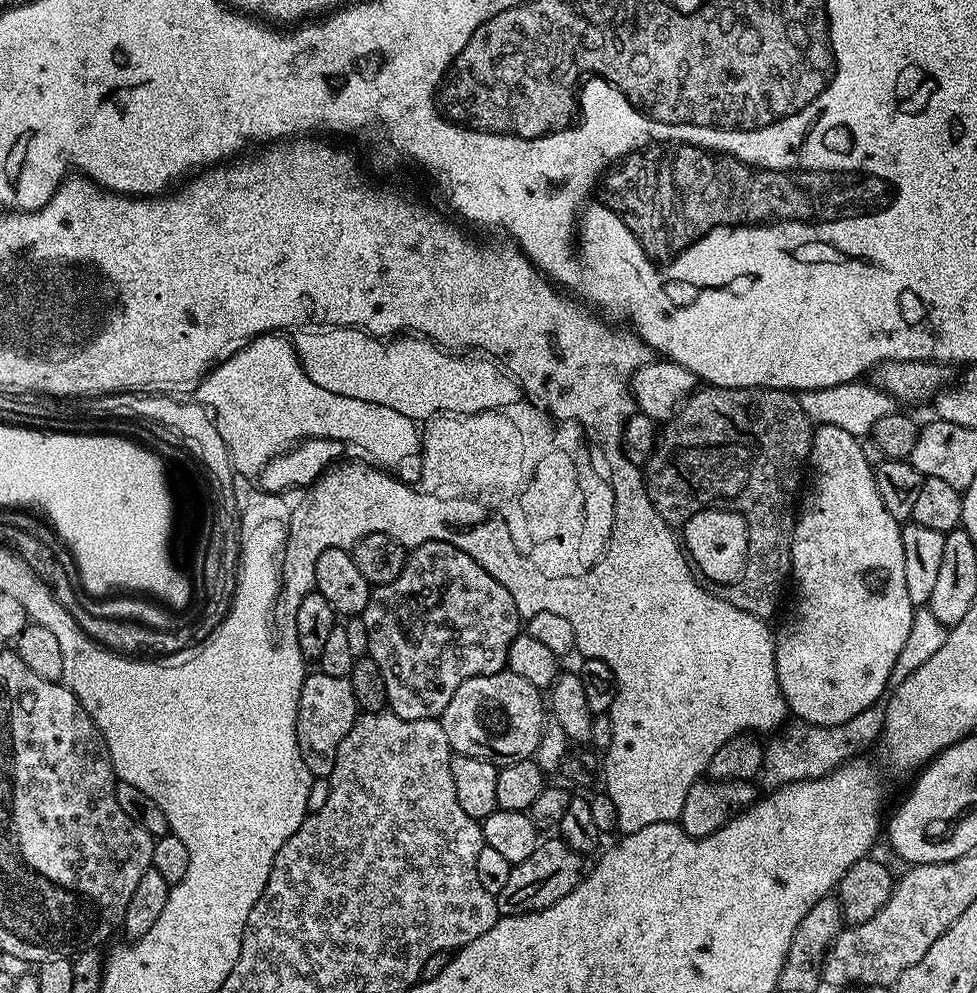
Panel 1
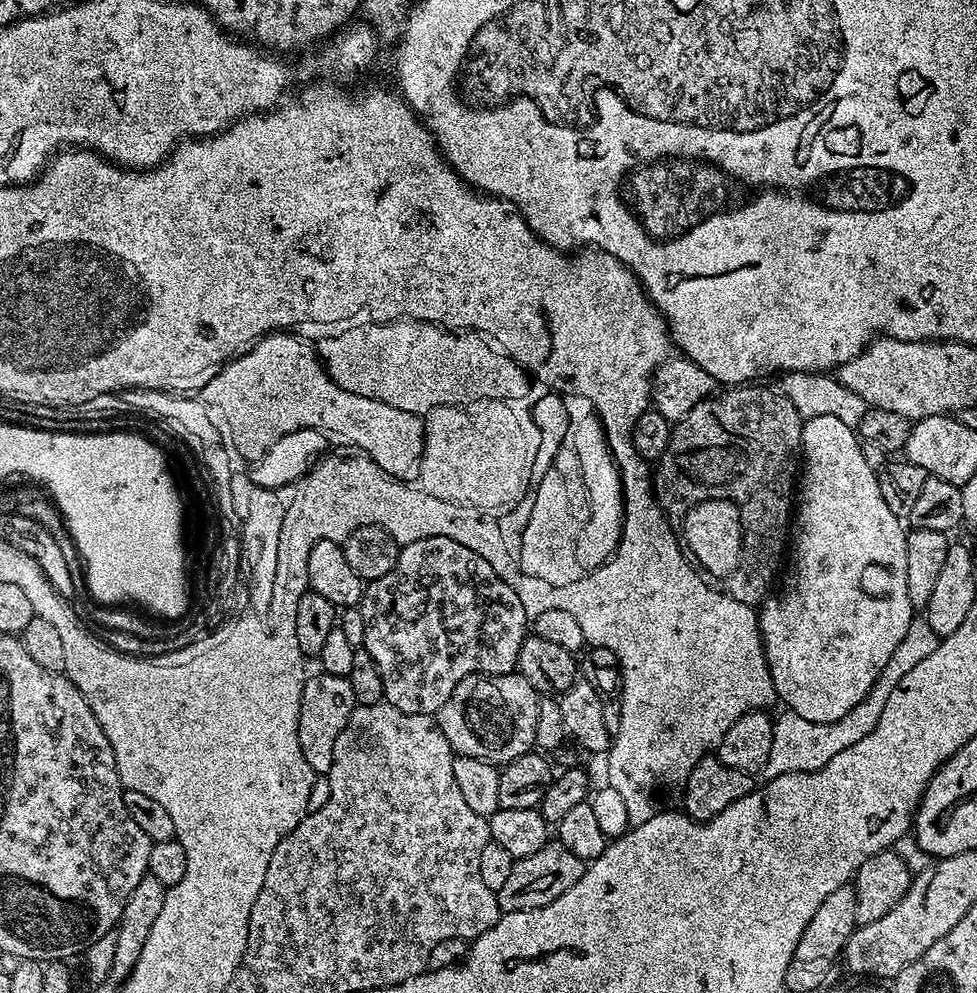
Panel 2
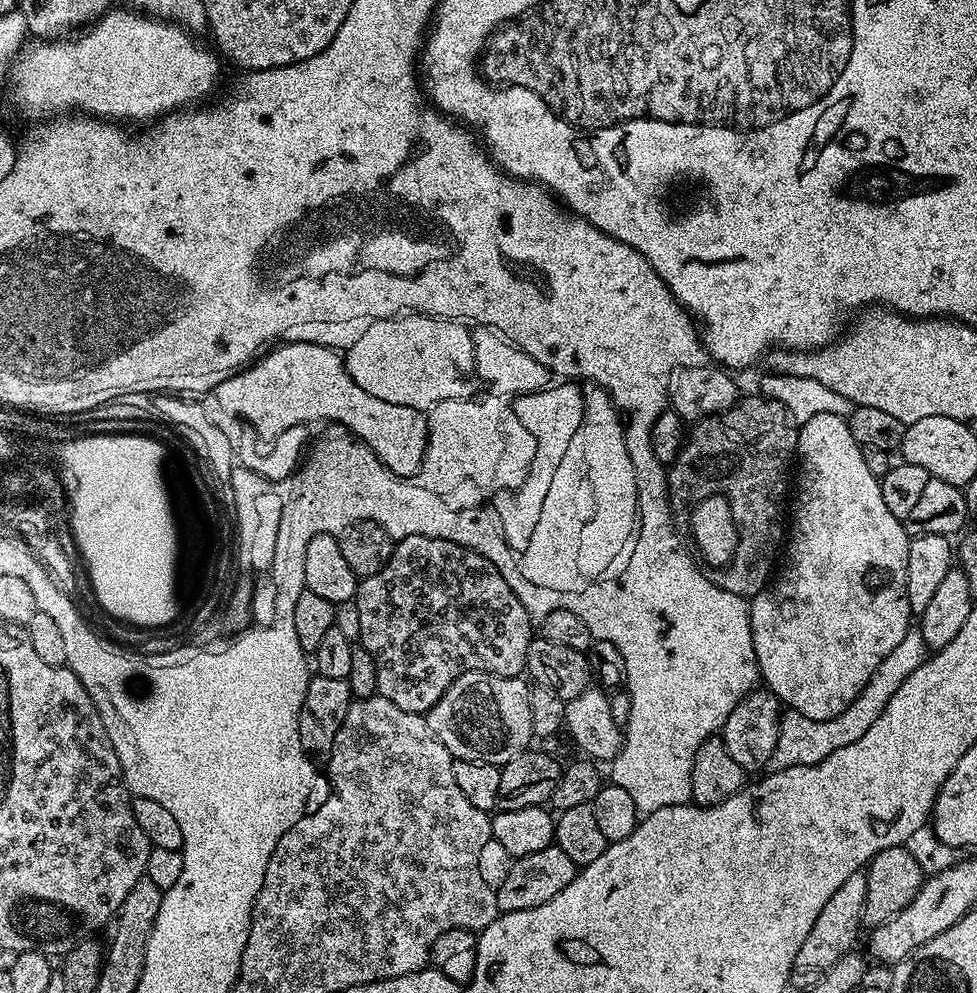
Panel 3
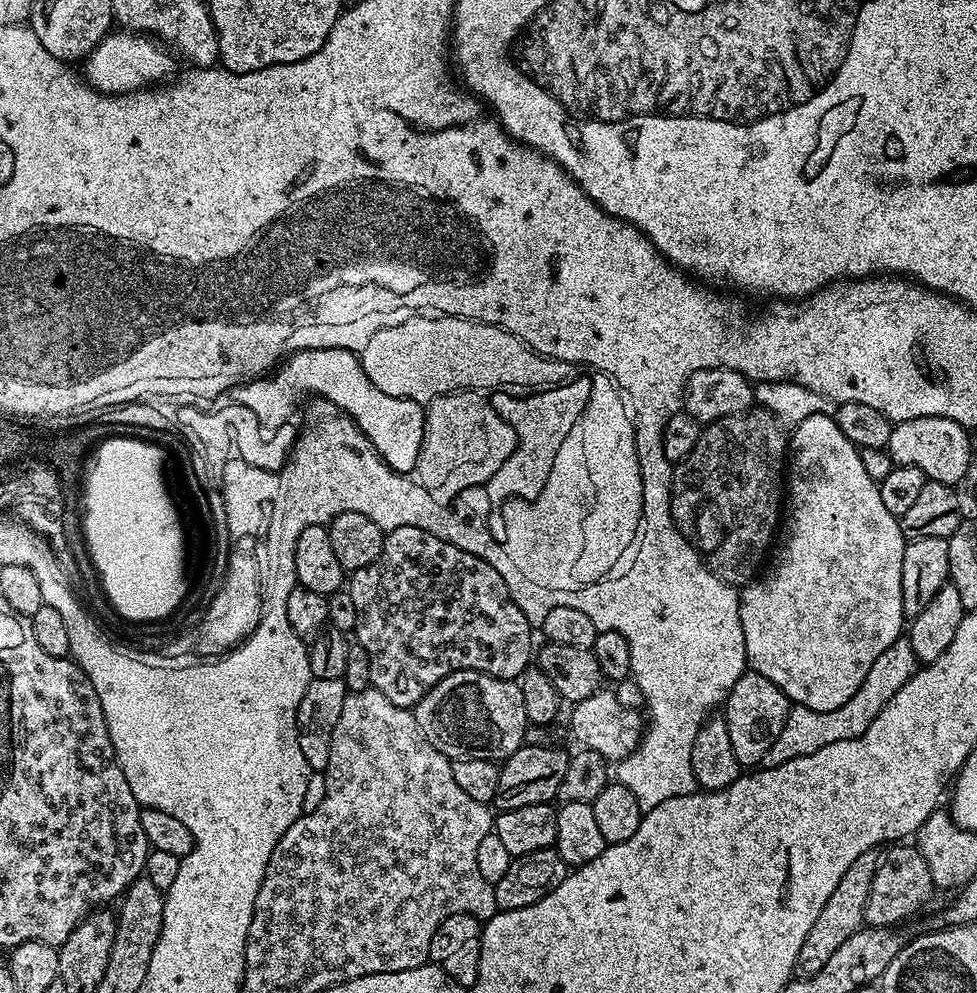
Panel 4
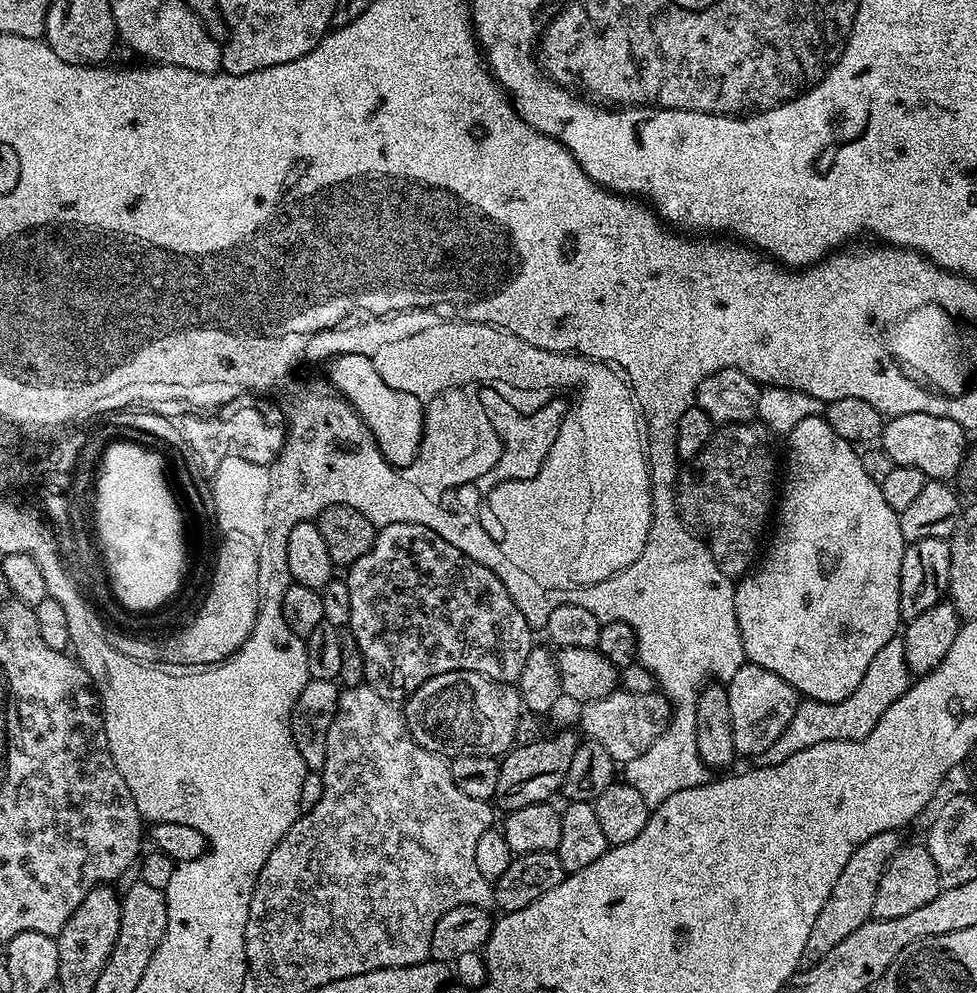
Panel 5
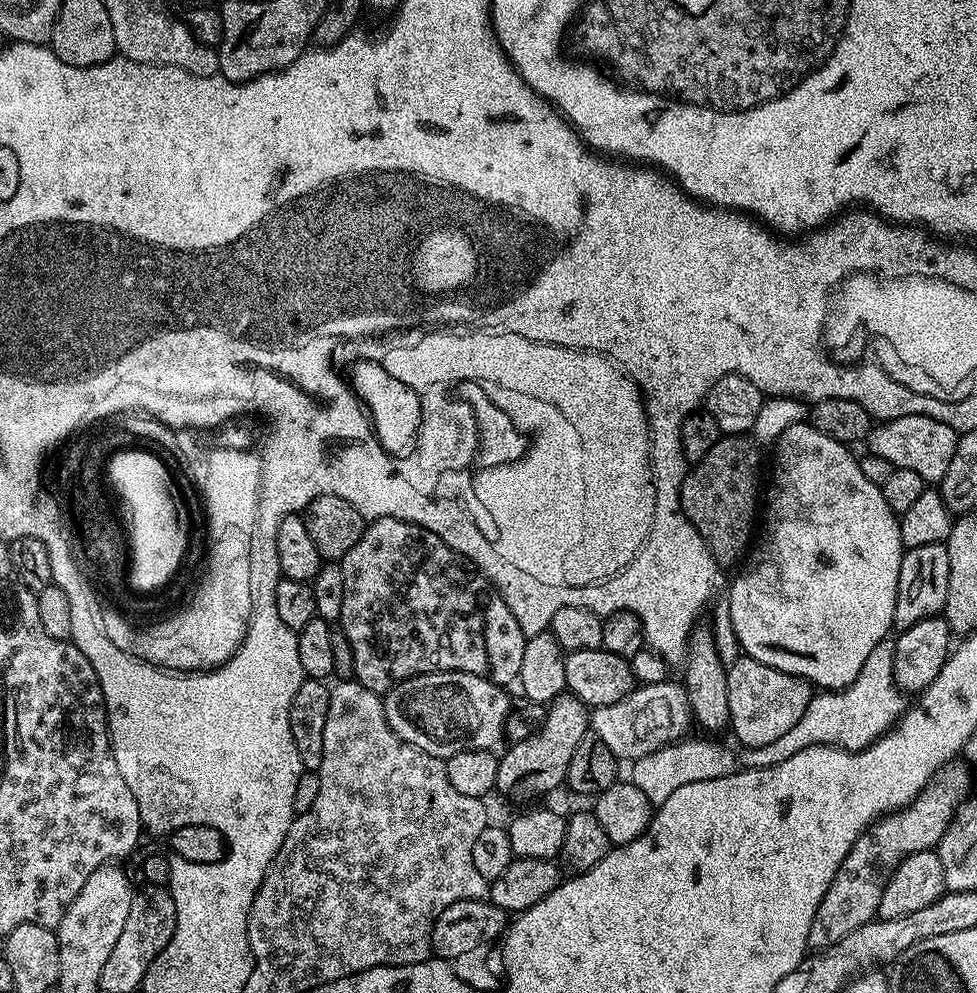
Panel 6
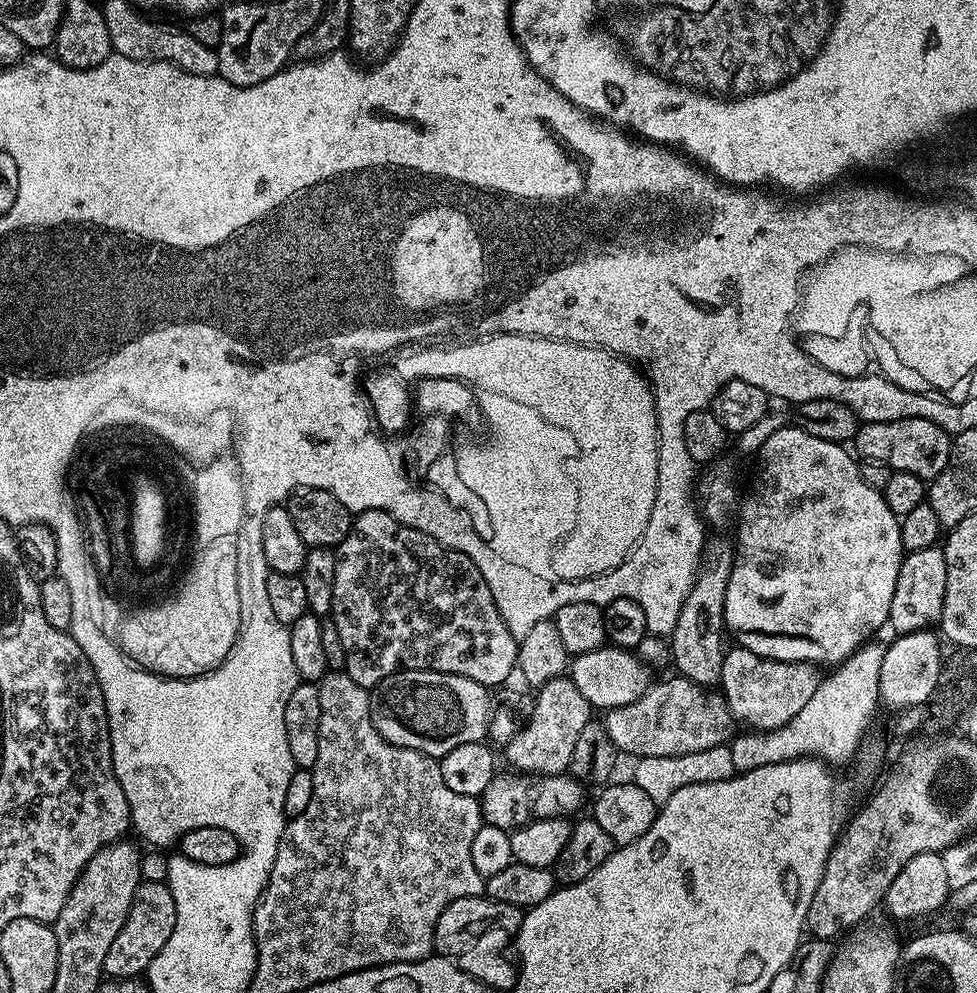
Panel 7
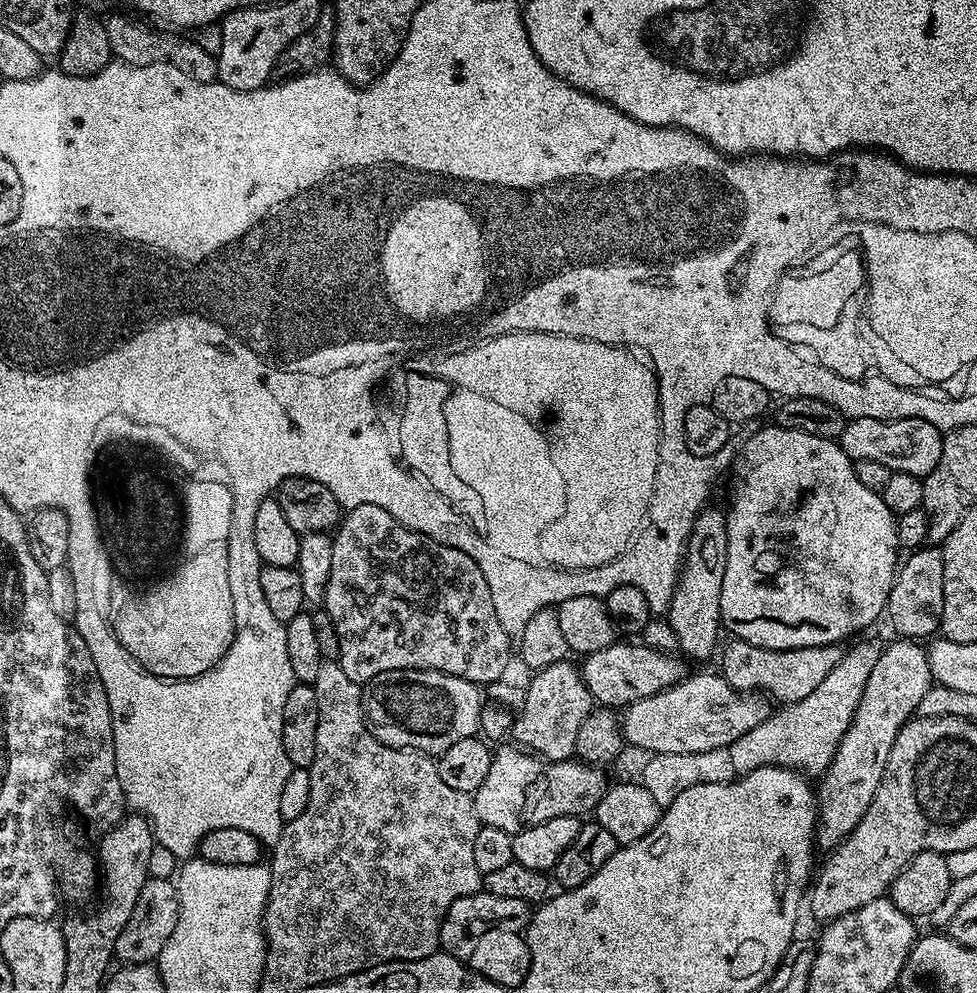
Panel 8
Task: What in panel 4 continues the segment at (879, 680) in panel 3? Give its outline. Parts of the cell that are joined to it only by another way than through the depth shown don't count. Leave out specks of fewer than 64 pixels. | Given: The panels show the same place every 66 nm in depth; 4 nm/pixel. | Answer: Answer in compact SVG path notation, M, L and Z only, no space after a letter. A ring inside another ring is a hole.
M901 638L893 642L885 652L878 654L878 662L870 666L870 674L864 679L854 698L846 702L846 706L829 712L815 712L799 706L789 707L782 734L774 738L768 751L767 763L775 766L782 762L790 762L794 758L810 756L834 742L846 742L850 738L866 734L870 722L874 722L874 718L878 718L886 702L890 702L890 698L894 698L894 694L902 690L902 686L915 674L917 667L918 661L911 639Z

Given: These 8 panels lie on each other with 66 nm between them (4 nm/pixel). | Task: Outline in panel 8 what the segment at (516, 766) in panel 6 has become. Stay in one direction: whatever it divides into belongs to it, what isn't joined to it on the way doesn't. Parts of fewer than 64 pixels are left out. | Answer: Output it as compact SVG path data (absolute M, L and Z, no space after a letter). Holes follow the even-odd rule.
M559 660L554 666L539 669L528 684L528 701L519 709L516 723L512 725L511 739L517 745L531 750L537 757L549 762L567 760L576 751L578 726L593 711L594 701L579 667Z

